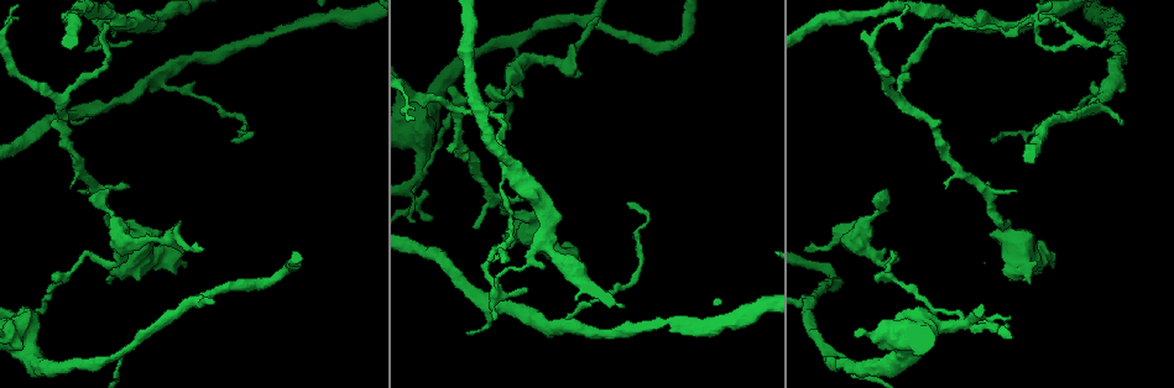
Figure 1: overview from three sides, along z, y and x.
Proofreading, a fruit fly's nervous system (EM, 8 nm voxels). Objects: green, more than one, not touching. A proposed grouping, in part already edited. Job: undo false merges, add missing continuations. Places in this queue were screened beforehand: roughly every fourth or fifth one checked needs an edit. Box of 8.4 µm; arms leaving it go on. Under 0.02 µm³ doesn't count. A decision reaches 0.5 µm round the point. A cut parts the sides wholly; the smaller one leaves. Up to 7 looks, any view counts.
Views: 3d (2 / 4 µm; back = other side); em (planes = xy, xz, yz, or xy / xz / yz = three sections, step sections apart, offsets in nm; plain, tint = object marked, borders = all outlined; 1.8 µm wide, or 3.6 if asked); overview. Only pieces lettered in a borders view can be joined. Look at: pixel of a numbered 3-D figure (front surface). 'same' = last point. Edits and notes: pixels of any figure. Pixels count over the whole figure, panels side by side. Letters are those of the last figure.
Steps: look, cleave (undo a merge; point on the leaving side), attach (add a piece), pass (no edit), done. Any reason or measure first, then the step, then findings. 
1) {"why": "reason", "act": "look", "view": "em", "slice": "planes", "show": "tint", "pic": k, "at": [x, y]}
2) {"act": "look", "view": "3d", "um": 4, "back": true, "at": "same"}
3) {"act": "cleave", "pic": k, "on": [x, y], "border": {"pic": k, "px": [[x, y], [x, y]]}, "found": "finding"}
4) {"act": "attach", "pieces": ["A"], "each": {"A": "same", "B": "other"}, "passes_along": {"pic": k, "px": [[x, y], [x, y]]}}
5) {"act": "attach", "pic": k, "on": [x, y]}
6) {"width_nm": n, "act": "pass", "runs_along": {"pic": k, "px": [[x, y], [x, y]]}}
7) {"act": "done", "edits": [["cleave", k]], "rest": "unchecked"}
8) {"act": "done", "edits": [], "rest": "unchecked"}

{"why": "side arm on a straight run", "act": "look", "view": "3d", "um": 2, "pic": 1, "at": [424, 164]}

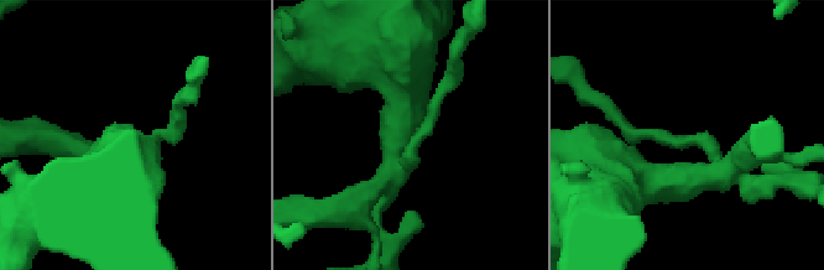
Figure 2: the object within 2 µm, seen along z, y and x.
{"arms": 3, "why": "now the EM", "act": "look", "view": "em", "slice": "yz", "step": 4, "show": "borders", "pic": 2, "at": [403, 142]}

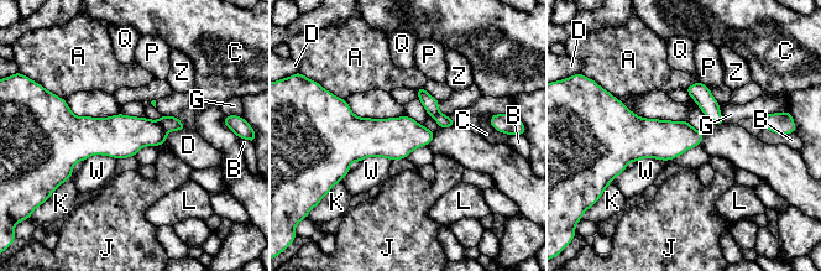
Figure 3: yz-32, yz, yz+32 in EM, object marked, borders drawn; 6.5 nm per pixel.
{"act": "cleave", "pic": 3, "on": [170, 123], "each": {"A": "other", "B": "other", "C": "other", "D": "other", "G": "other", "J": "other", "K": "other", "L": "other", "P": "other", "Q": "other", "W": "other", "Z": "other"}, "part_leaving": {"pic": 3, "px": [[421, 90], [432, 109], [450, 123]]}, "found": "a second cell is stuck on"}

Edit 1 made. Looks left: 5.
{"why": "redraw", "act": "look", "view": "overview"}

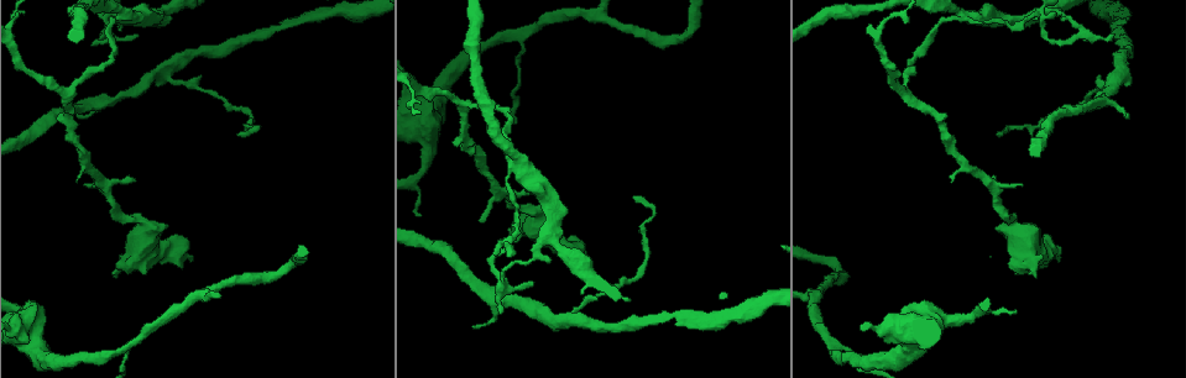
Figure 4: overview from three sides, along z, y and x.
{"why": "an open end", "act": "look", "view": "em", "um": 3.6, "slice": "planes", "show": "plain", "pic": 4, "at": [114, 276]}

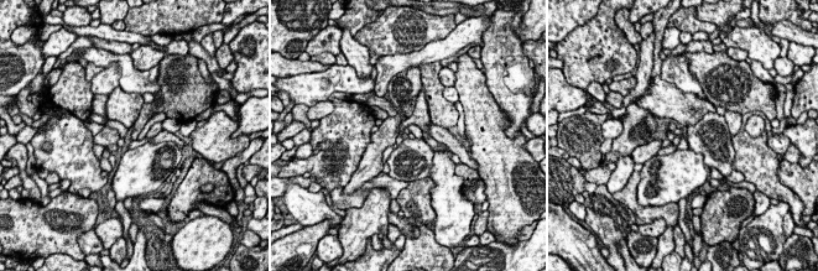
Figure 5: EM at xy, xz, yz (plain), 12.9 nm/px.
{"act": "look", "view": "em", "um": 3.6, "slice": "planes", "show": "borders", "at": "same"}

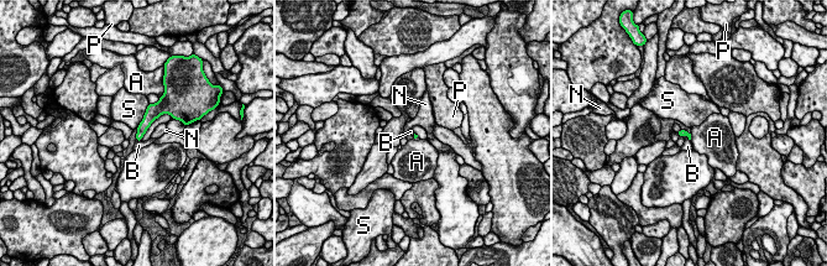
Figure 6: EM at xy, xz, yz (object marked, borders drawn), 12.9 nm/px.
{"act": "pass", "each": {"A": "other", "B": "other", "N": "other", "P": "other", "S": "other"}, "border": {"pic": 6, "px": [[684, 135], [690, 140]]}, "found": "no lettered piece goes on from it"}

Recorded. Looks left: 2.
{"why": "a narrow waist", "act": "look", "view": "em", "slice": "xy", "step": 4, "show": "tint", "pic": 4, "at": [276, 27]}

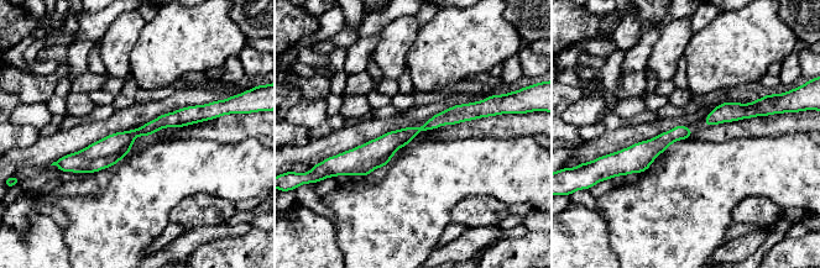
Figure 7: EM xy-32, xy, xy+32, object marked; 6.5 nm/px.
{"why": "another direction", "act": "look", "view": "em", "slice": "planes", "show": "borders", "at": "same"}

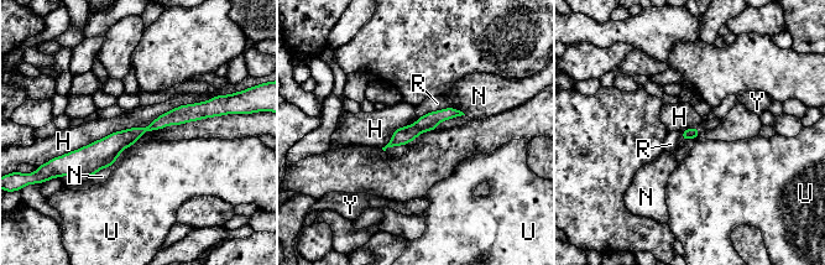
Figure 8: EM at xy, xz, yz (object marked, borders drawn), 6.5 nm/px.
{"width_nm": 80, "act": "pass", "each": {"H": "other", "N": "other", "R": "other", "U": "other", "Y": "other"}, "runs_along": {"pic": 8, "px": [[210, 113], [69, 157]]}, "found": "one cell here"}

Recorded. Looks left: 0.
{"act": "done", "edits": [["cleave", 3]], "rest": "unchecked"}

